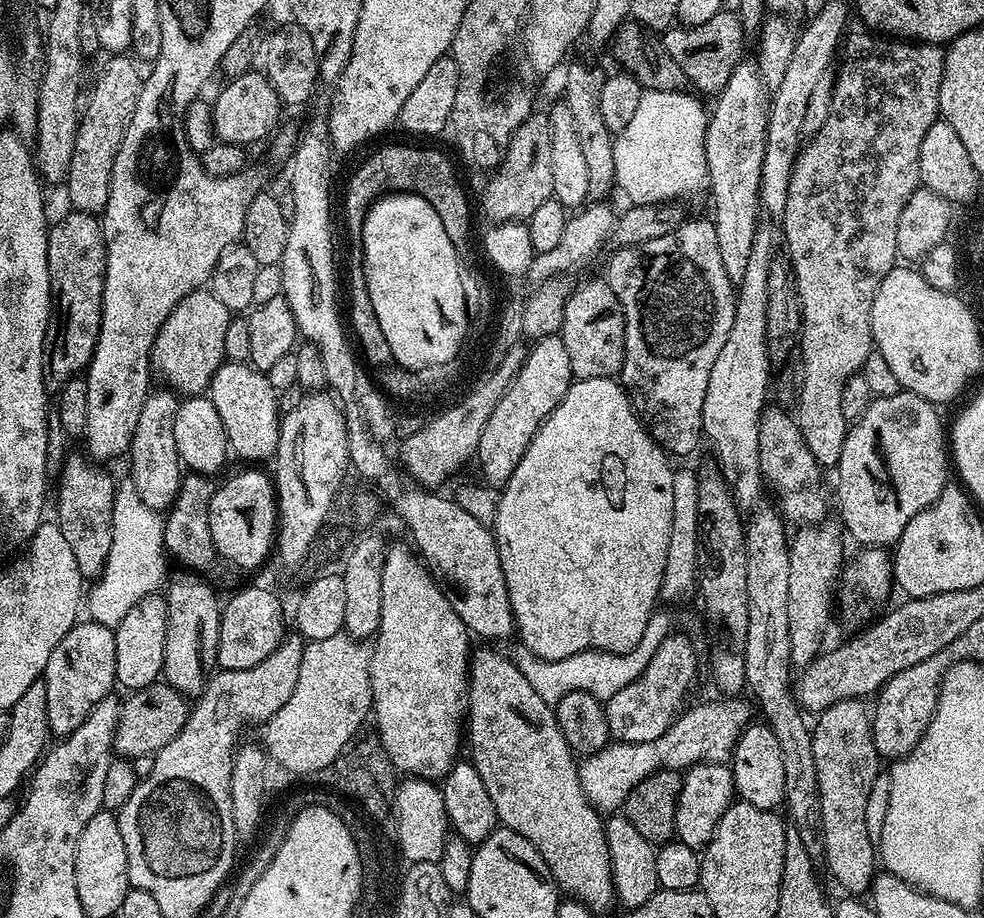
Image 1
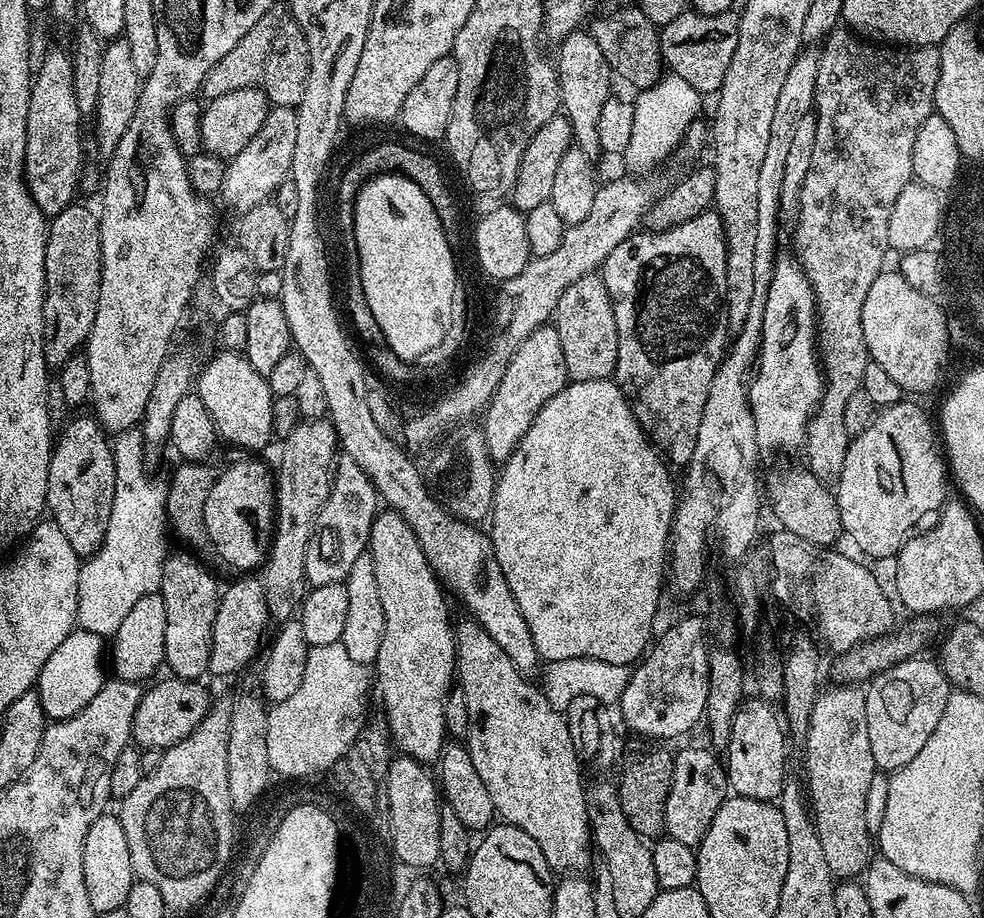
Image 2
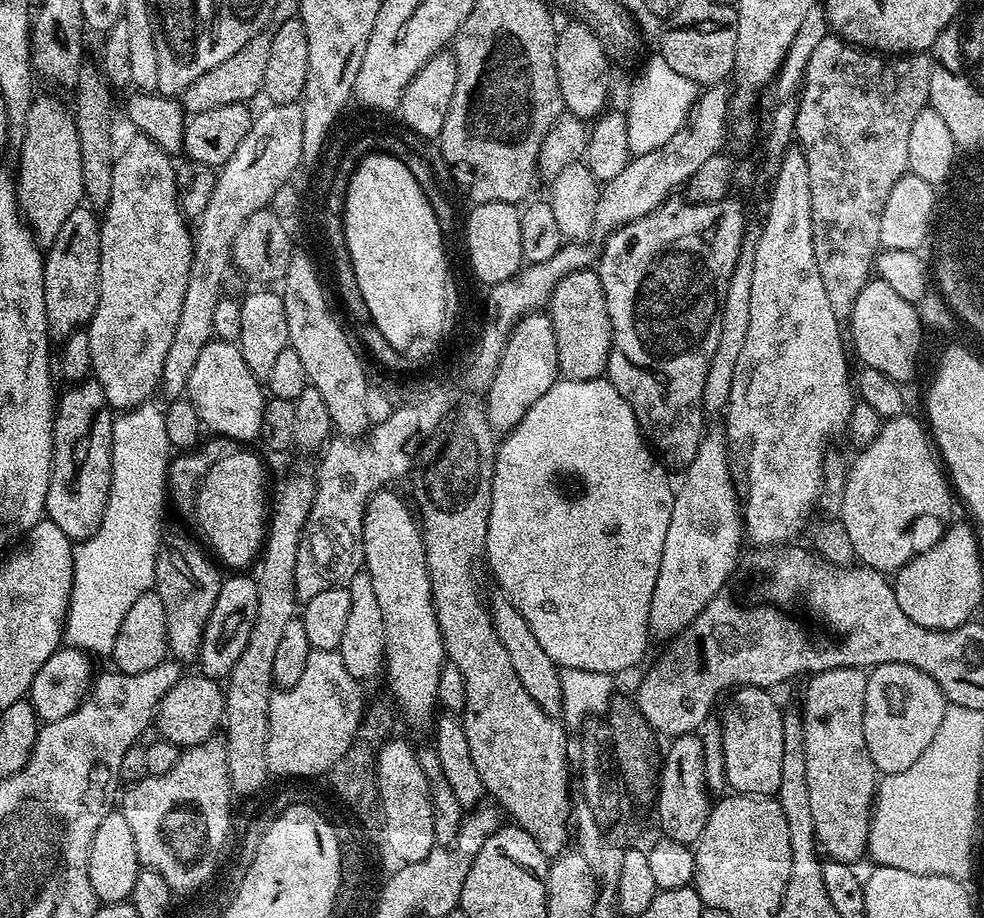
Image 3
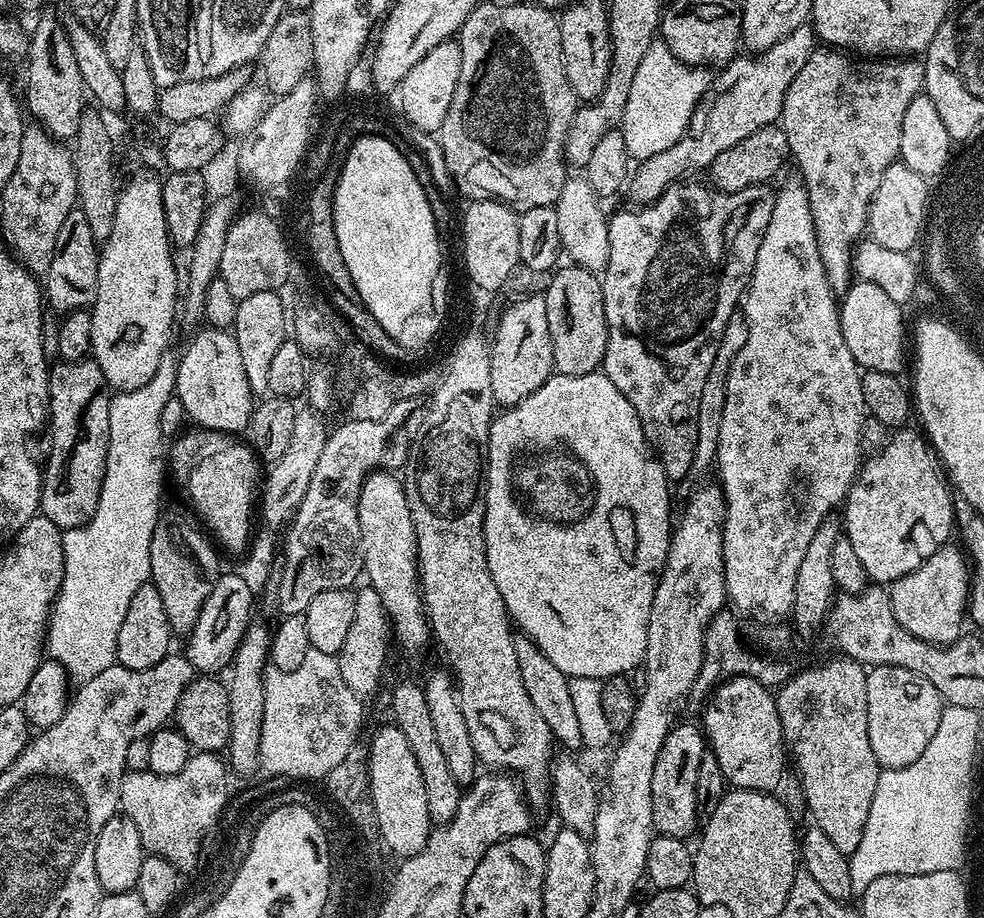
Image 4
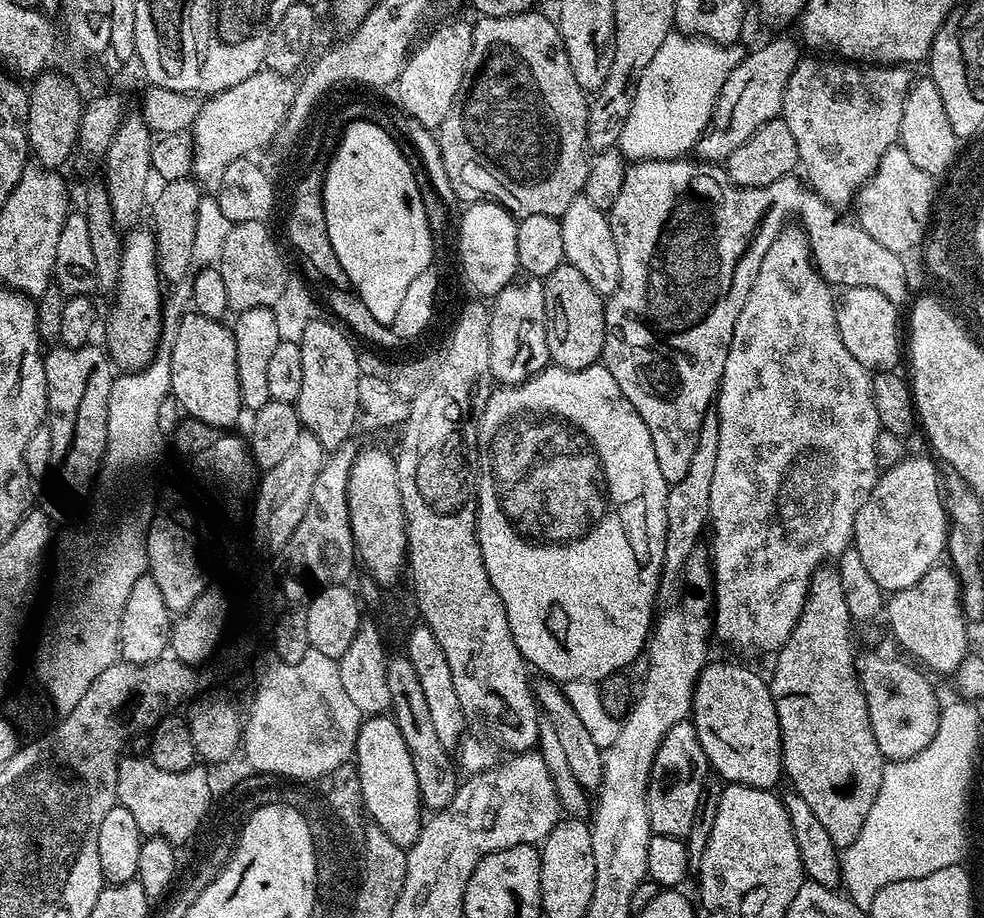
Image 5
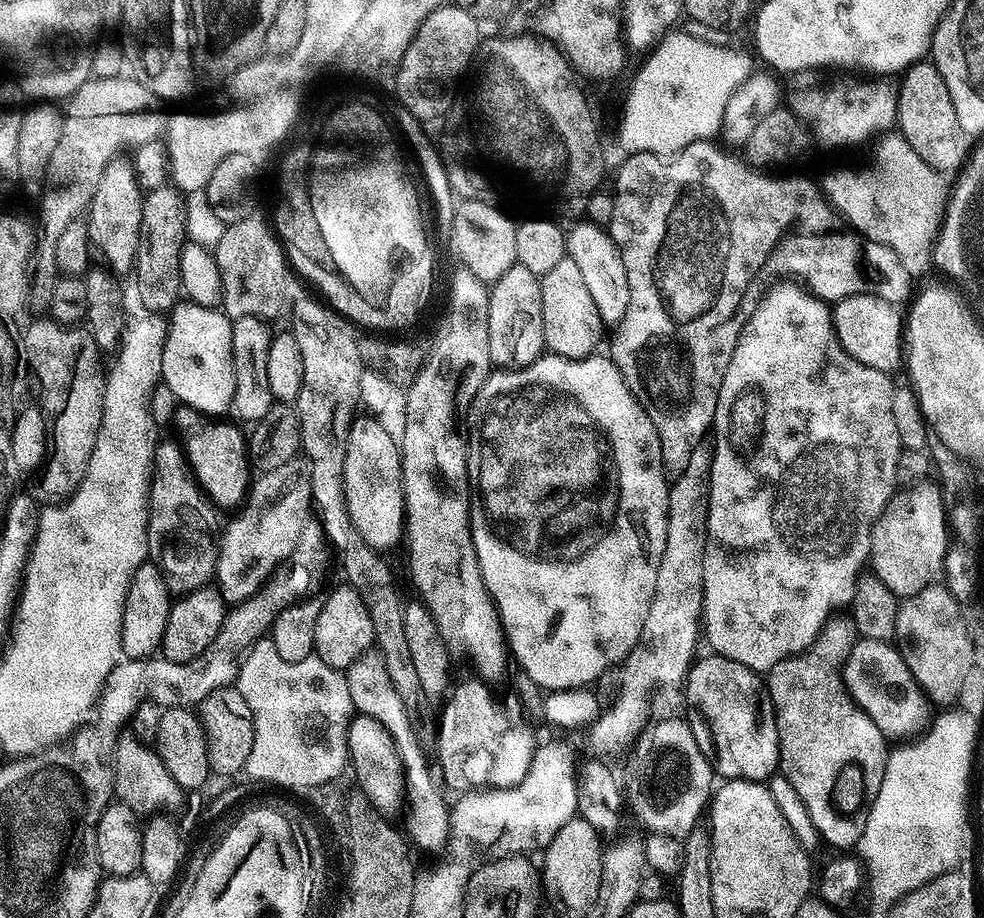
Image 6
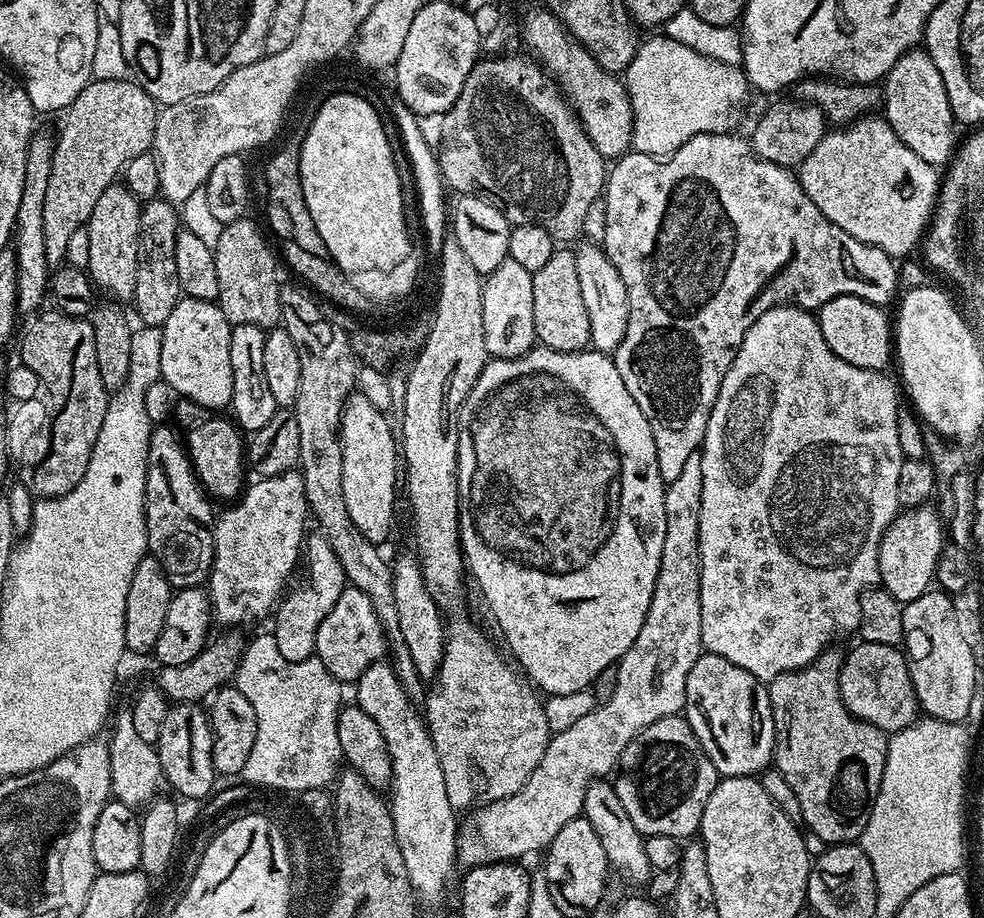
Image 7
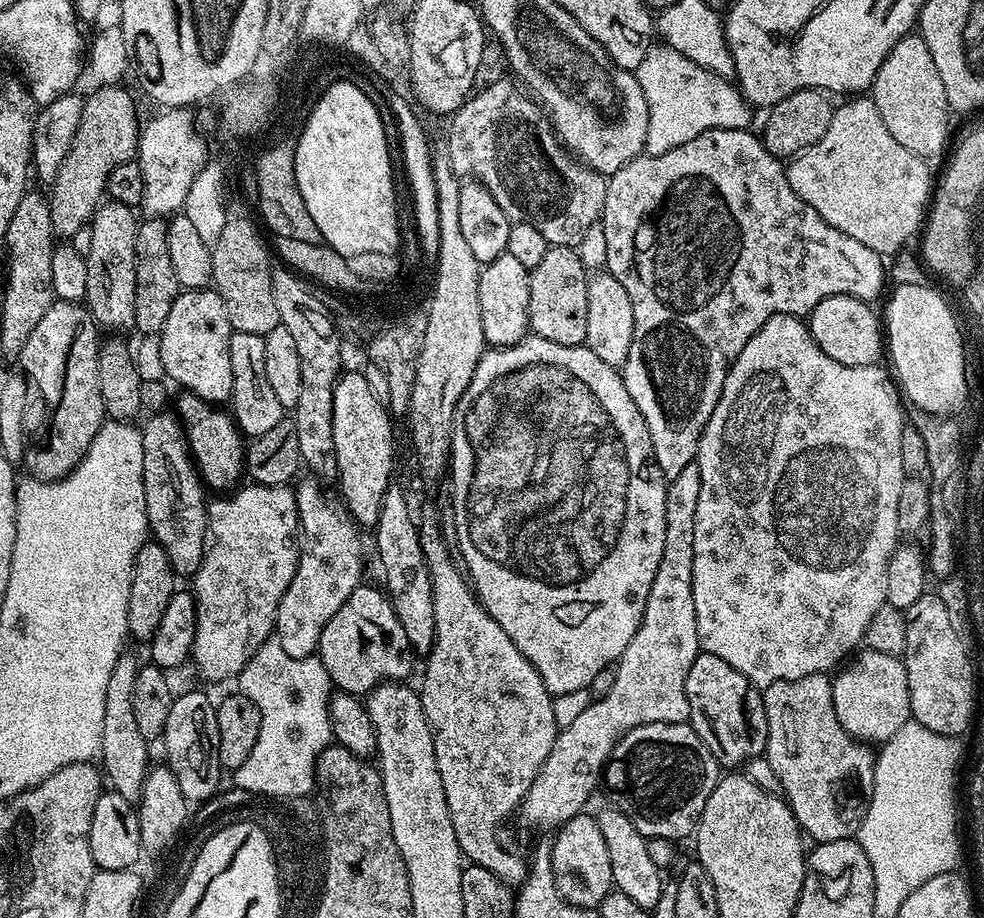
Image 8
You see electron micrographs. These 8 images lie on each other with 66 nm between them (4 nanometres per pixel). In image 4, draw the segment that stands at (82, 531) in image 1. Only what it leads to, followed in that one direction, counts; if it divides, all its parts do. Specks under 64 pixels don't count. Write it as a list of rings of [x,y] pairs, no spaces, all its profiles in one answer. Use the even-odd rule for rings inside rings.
[[[60,360],[51,365],[48,374],[48,410],[50,428],[52,424],[52,453],[48,456],[48,465],[45,463],[42,468],[40,512],[61,530],[80,528],[88,524],[90,518],[94,518],[94,510],[98,510],[110,438],[111,401],[108,383],[96,360]]]

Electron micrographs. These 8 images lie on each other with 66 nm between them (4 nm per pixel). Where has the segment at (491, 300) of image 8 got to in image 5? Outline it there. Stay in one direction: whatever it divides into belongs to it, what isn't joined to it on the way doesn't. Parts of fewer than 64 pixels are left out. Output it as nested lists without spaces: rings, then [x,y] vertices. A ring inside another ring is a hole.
[[[543,279],[522,280],[506,285],[490,304],[490,370],[493,381],[500,386],[525,384],[531,376],[537,376],[550,364],[546,346]]]

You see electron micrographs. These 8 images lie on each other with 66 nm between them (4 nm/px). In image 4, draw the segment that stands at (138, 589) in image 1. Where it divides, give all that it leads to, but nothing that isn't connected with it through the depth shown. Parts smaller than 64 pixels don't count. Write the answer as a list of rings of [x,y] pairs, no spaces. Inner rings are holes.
[[[175,355],[164,356],[158,370],[154,370],[154,378],[150,378],[146,386],[138,386],[129,392],[116,392],[112,396],[110,438],[98,510],[94,510],[94,518],[90,518],[88,524],[64,532],[64,577],[46,625],[46,652],[68,671],[69,677],[77,685],[95,678],[97,674],[102,674],[102,670],[116,663],[118,630],[122,630],[122,618],[126,618],[130,598],[134,598],[138,586],[149,583],[152,574],[150,538],[154,538],[154,526],[162,511],[160,487],[166,477],[166,437],[162,434],[162,406],[173,399],[177,363]]]

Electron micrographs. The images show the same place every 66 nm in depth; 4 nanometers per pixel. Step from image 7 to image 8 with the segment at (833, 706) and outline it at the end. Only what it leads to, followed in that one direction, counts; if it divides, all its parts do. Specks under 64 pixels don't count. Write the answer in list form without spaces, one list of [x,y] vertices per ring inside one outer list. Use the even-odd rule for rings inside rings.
[[[825,673],[810,674],[797,680],[774,682],[763,689],[768,737],[764,755],[774,774],[778,774],[780,792],[800,825],[803,835],[816,844],[851,840],[859,833],[874,786],[876,756],[867,743],[853,739],[835,714],[832,683]]]

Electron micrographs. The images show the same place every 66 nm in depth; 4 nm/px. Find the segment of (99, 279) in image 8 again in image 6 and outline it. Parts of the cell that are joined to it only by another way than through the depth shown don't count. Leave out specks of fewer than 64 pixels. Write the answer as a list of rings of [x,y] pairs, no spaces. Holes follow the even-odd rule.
[[[115,158],[105,167],[97,192],[86,211],[88,239],[100,247],[107,265],[118,274],[131,273],[142,248],[142,206],[146,195],[136,177],[136,166],[131,159]]]

